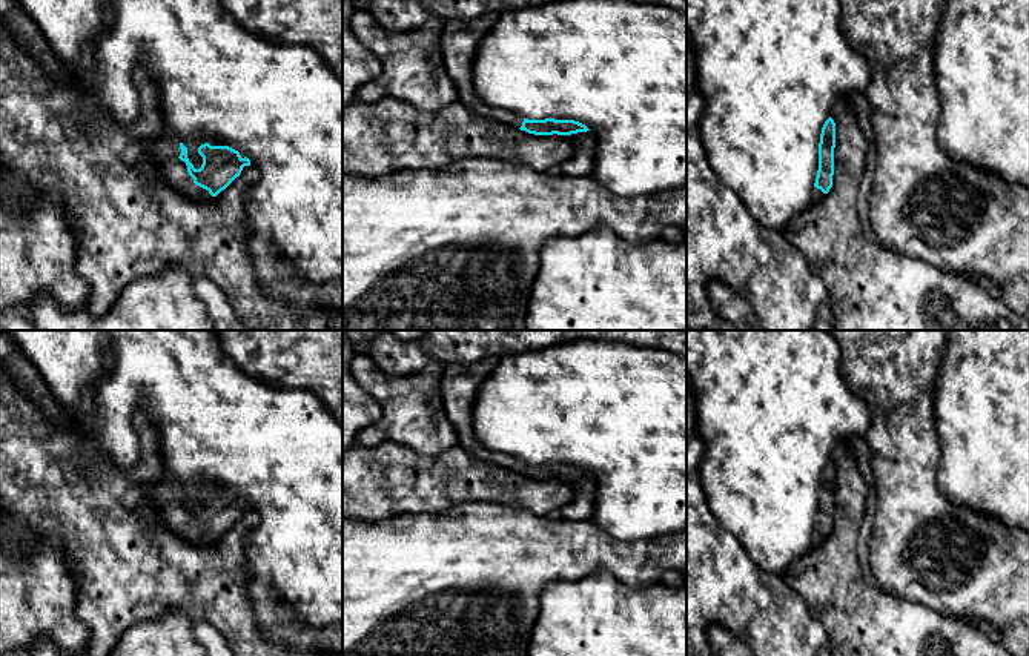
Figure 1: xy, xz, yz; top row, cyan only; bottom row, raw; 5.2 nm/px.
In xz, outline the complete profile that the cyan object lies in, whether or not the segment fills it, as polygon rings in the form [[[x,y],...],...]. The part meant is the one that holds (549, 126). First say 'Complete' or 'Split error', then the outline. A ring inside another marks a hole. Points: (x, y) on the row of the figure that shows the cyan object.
Split error. [[[487,12],[473,20],[453,18],[444,22],[441,51],[447,74],[458,91],[458,101],[479,115],[495,118],[528,134],[570,135],[574,152],[561,164],[562,174],[570,177],[591,175],[596,138],[585,124],[574,120],[528,120],[516,112],[491,108],[476,95],[471,80],[476,49],[498,18],[499,12]]]

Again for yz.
Split error. [[[829,117],[820,134],[819,143],[819,171],[814,183],[811,203],[817,203],[832,187],[834,175],[834,147],[835,147],[835,123]]]

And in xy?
Split error. [[[166,132],[151,146],[151,160],[158,167],[163,178],[189,200],[210,200],[224,191],[244,166],[250,166],[247,157],[229,146],[210,146],[204,143],[198,147],[203,164],[195,169],[187,158],[187,147],[177,134]]]

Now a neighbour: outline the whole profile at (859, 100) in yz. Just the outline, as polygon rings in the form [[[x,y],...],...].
[[[852,92],[849,95],[849,101],[855,112],[857,124],[868,141],[866,167],[857,195],[859,218],[866,238],[877,246],[883,246],[889,249],[877,238],[868,215],[868,198],[874,181],[875,158],[877,158],[874,129],[871,126],[871,104],[868,101],[866,92]]]

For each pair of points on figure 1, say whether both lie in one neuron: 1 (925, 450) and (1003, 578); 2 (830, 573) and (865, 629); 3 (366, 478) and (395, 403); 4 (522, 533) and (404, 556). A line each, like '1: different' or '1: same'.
1: same
2: same
3: different
4: same

